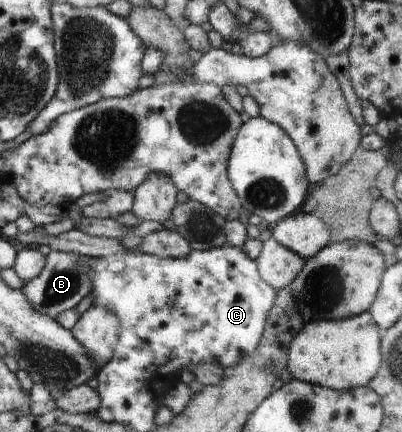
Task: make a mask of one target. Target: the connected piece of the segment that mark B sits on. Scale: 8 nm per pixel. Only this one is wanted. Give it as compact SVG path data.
M51 251L46 256L46 263L41 273L24 284L22 287L29 303L33 303L35 311L41 311L43 315L53 317L64 316L67 311L76 305L93 289L93 271L91 271L93 257L69 253L69 251Z

